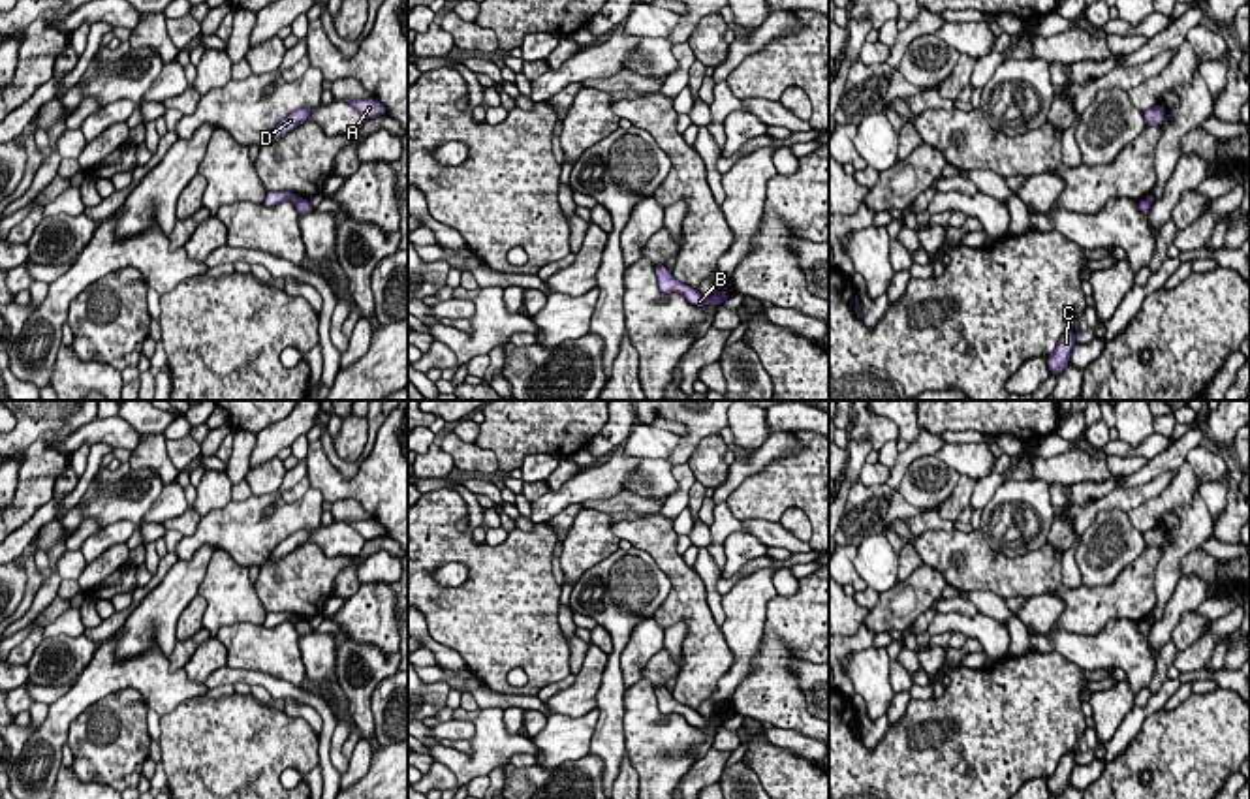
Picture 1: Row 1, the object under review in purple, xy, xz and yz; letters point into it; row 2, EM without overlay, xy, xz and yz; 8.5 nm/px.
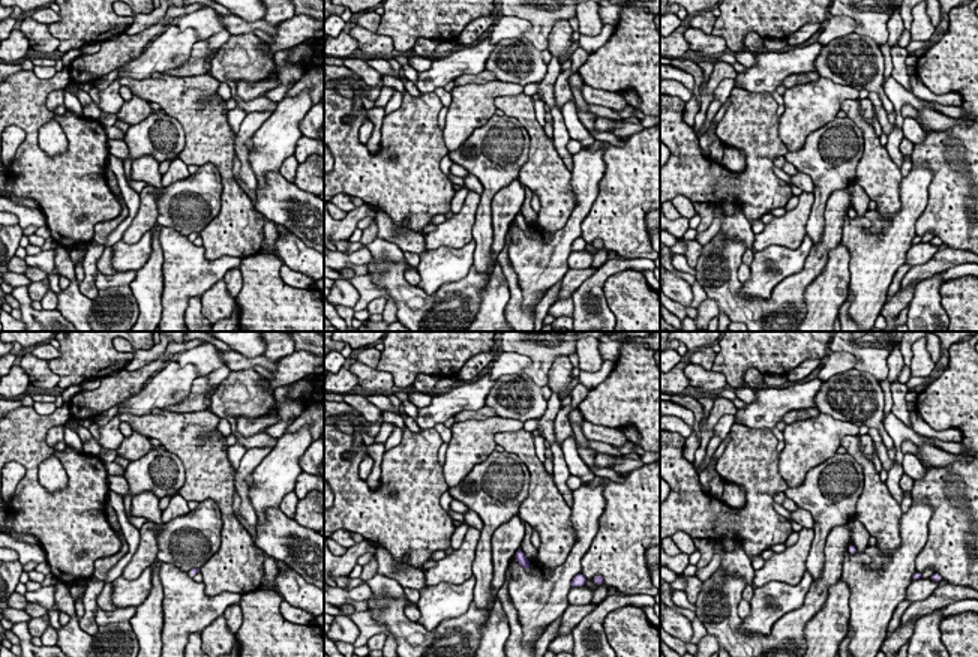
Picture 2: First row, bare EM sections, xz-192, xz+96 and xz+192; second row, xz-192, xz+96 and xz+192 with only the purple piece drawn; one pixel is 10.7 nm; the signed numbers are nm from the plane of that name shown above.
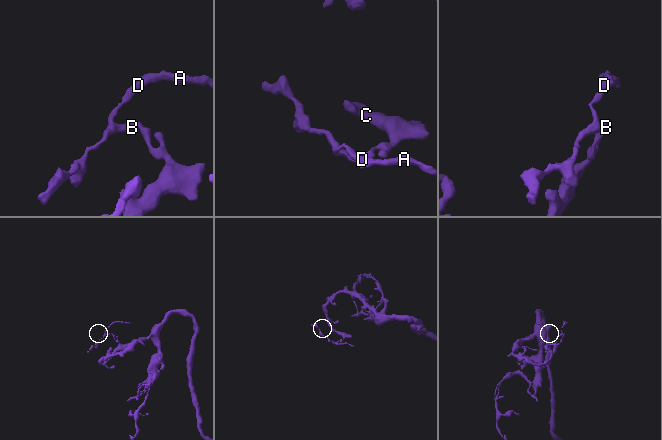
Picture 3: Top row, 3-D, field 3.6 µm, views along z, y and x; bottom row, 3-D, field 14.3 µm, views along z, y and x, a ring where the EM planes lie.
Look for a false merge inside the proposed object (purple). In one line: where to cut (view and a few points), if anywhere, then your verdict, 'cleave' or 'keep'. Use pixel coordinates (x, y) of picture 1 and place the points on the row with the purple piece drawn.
cut in xy along (301, 198), (296, 203); cleave

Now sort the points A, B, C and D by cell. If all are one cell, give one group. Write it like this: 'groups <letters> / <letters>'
groups A B D / C

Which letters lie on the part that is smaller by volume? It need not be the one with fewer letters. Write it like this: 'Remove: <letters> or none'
Remove: A, B, D

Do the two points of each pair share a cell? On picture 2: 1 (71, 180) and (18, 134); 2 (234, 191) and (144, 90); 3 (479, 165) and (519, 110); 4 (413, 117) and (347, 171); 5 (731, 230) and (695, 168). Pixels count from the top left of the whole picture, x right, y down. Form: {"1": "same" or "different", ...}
{"1": "different", "2": "same", "3": "different", "4": "same", "5": "different"}

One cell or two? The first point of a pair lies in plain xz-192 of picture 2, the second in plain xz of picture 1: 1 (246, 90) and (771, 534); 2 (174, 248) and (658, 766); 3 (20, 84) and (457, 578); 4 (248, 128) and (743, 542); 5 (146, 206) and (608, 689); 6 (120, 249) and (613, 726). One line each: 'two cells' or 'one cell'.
1: two cells
2: one cell
3: two cells
4: one cell
5: two cells
6: two cells

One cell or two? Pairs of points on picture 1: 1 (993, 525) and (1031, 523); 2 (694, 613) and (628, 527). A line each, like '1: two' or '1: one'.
1: one
2: one

